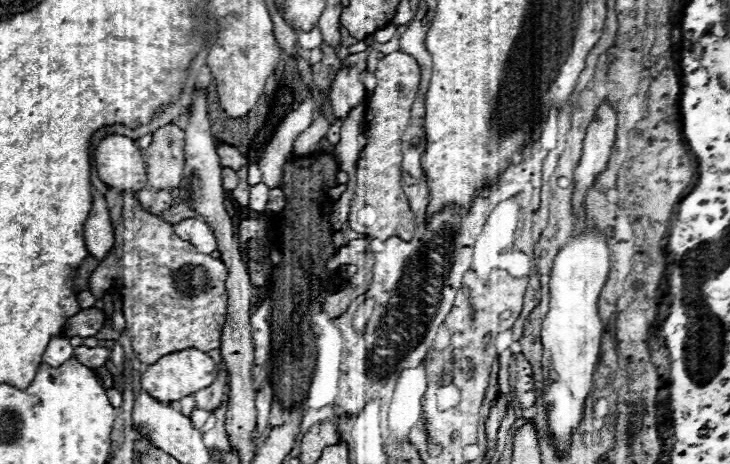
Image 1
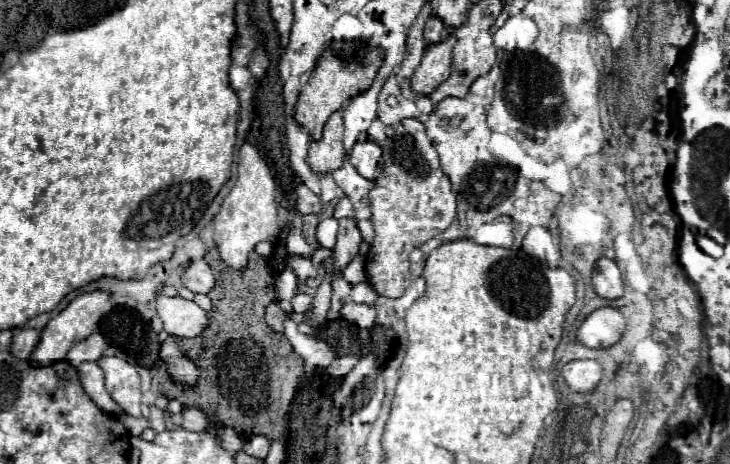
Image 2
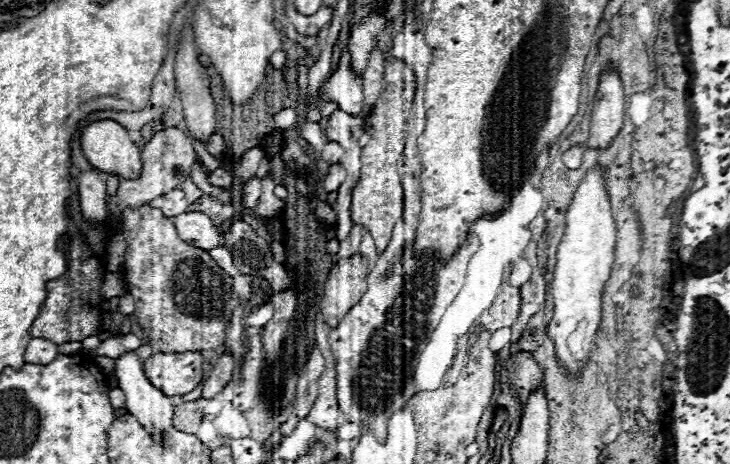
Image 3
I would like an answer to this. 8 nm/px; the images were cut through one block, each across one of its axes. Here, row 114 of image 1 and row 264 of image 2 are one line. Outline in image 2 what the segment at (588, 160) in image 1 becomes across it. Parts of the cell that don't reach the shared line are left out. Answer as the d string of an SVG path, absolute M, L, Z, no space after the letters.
M598 258L594 272L592 272L592 286L598 296L602 298L620 298L624 294L624 282L620 276L620 270L614 260L610 258Z

